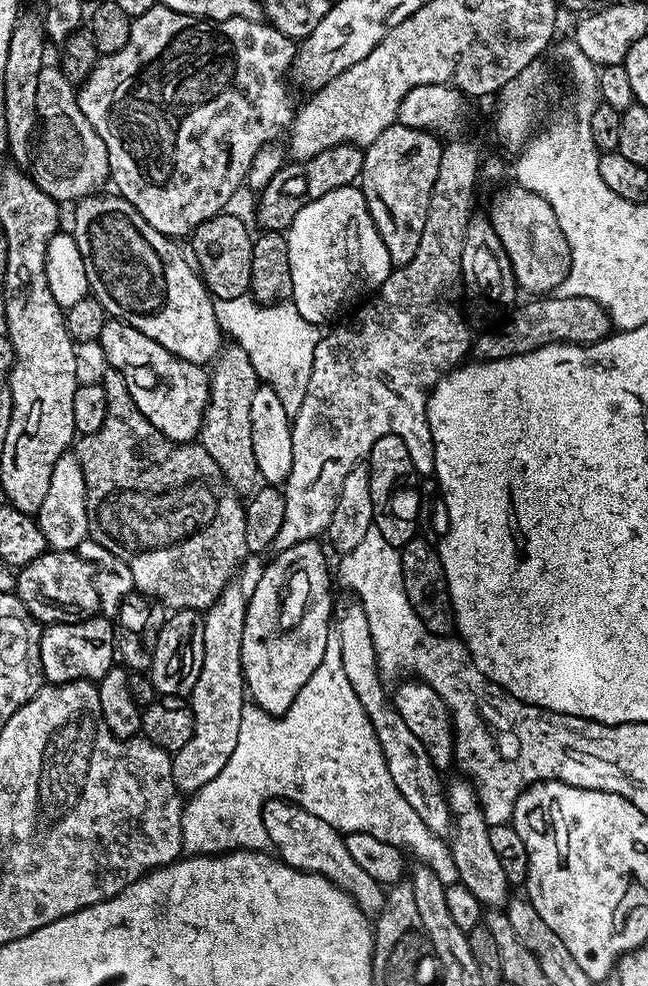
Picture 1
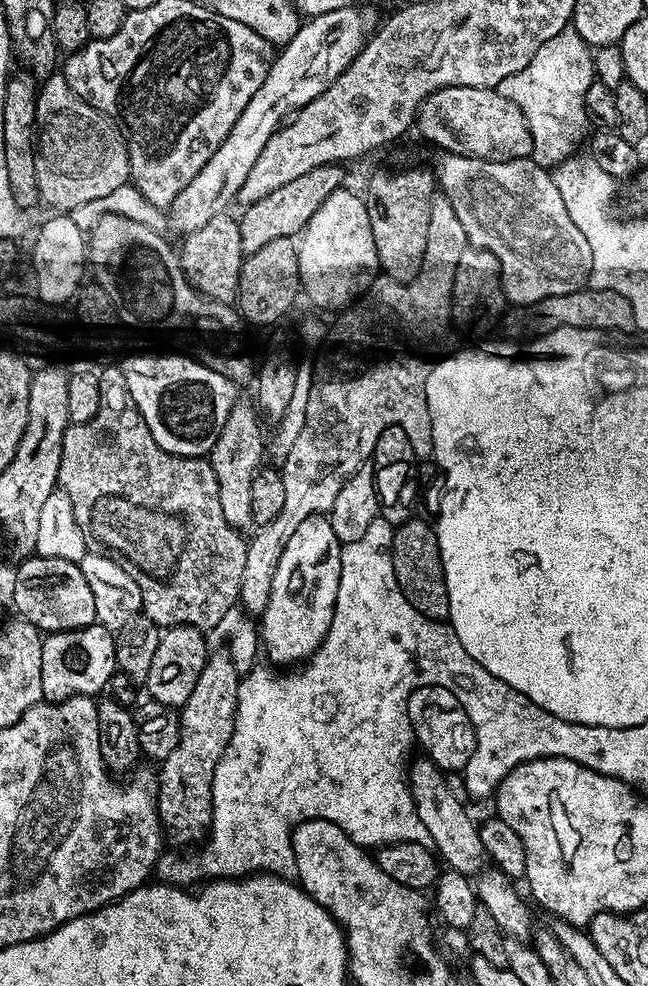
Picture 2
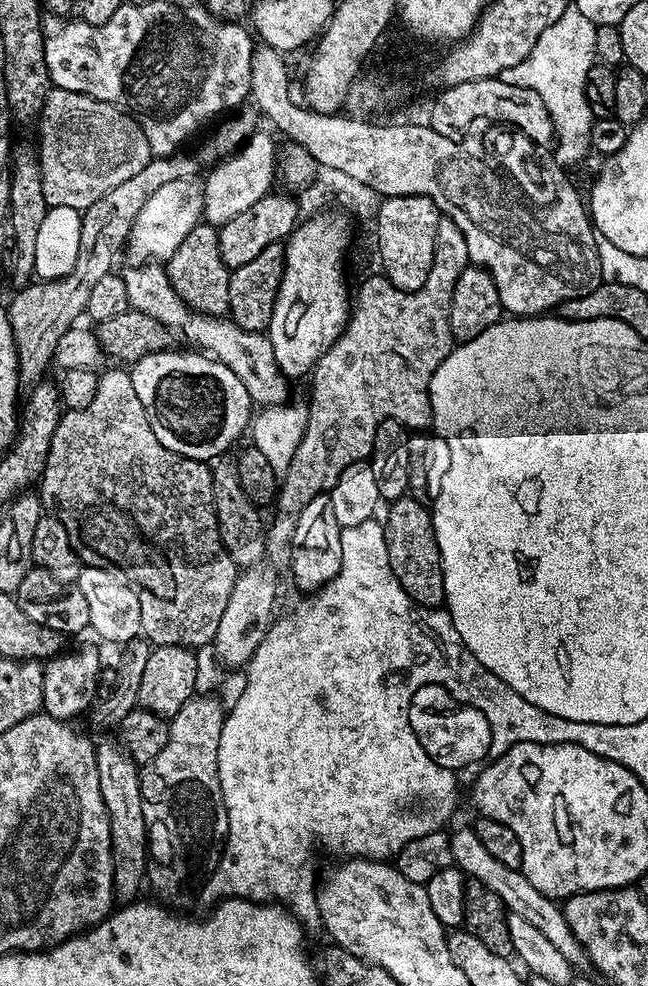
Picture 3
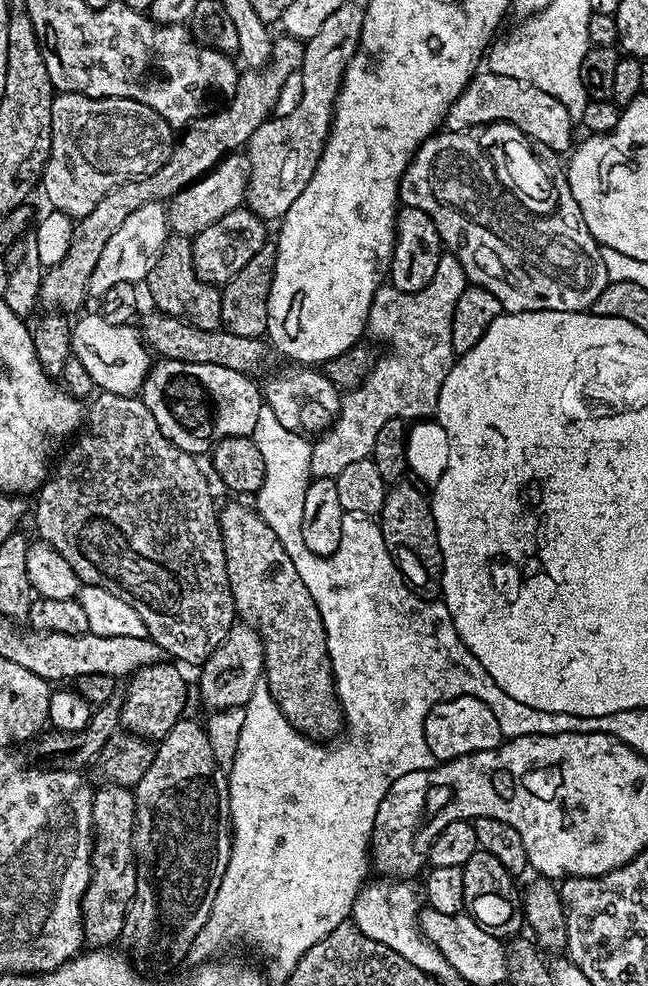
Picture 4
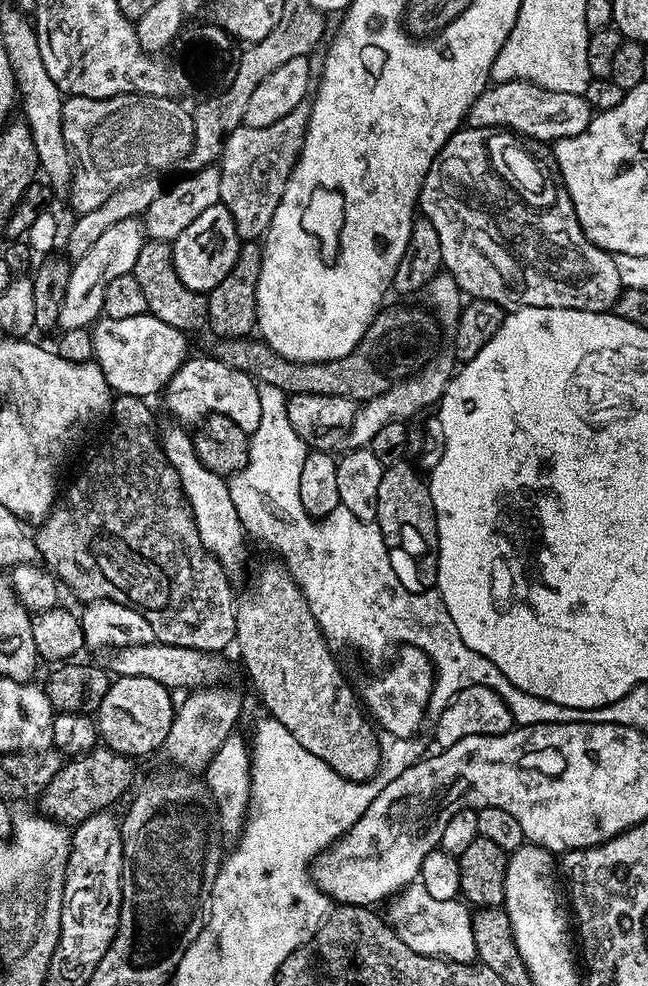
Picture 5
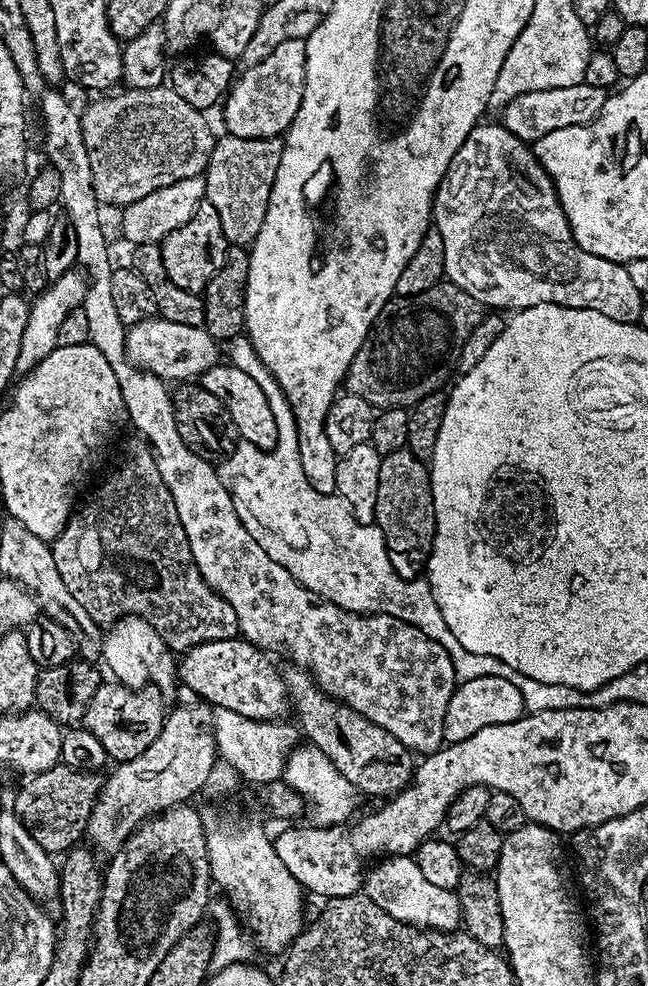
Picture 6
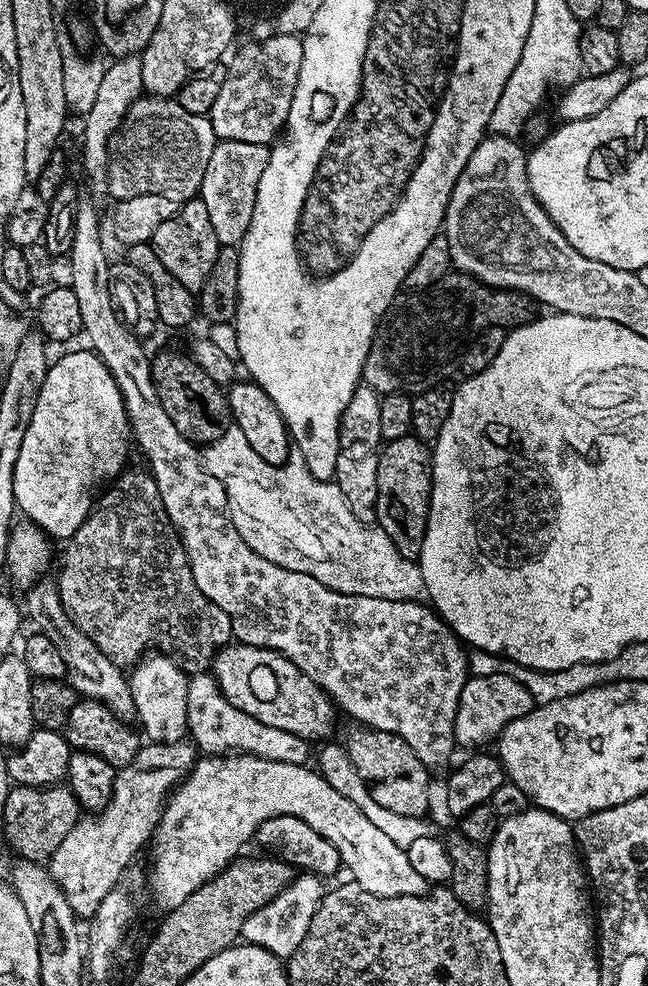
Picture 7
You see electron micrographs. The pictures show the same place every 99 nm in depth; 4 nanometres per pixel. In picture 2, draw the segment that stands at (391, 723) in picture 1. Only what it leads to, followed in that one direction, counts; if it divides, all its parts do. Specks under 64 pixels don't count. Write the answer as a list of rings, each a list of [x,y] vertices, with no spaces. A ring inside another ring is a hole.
[[[413,759],[407,769],[407,784],[413,796],[418,818],[429,831],[432,839],[431,847],[451,871],[465,874],[479,873],[482,868],[480,863],[485,863],[486,857],[477,821],[475,819],[472,821],[472,816],[464,809],[463,802],[452,793],[452,788],[448,785],[449,777],[431,760],[419,759],[416,761]]]

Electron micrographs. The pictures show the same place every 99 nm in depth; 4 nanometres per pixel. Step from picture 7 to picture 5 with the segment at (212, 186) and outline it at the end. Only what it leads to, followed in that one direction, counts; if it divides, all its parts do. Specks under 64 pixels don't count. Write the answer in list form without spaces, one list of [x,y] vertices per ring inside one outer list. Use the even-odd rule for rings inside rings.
[[[305,102],[270,126],[235,128],[224,143],[218,161],[220,203],[230,210],[230,218],[234,218],[241,241],[259,241],[268,231],[274,210],[278,210],[278,202],[282,202],[282,190],[286,190],[288,175],[300,156],[311,109],[311,103]]]

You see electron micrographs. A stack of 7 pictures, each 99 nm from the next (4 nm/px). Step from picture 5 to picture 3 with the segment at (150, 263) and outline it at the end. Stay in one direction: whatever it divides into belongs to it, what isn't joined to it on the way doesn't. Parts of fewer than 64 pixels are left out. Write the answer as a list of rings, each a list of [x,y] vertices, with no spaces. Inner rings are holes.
[[[207,222],[196,224],[166,262],[170,286],[174,286],[178,298],[182,298],[182,302],[186,302],[186,306],[196,314],[223,317],[228,311],[230,270],[220,257],[219,237],[217,225]]]

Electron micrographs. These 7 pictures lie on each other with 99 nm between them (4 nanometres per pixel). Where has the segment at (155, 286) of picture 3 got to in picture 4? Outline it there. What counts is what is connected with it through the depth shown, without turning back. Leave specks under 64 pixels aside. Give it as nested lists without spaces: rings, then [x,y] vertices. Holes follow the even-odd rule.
[[[288,366],[281,376],[276,376],[262,388],[263,403],[274,410],[274,418],[286,426],[286,430],[301,434],[319,434],[331,428],[340,413],[341,389],[328,381],[323,371],[312,366]]]

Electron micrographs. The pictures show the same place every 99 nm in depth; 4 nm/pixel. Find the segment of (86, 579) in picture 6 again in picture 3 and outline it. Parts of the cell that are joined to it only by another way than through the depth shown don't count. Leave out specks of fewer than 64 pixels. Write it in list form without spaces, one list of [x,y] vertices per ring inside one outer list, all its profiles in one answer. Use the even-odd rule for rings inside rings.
[[[124,366],[114,367],[116,368],[110,369],[109,372],[99,373],[98,390],[90,401],[90,406],[86,406],[86,410],[67,410],[61,415],[44,463],[44,475],[38,481],[40,503],[60,519],[62,526],[66,526],[66,534],[70,534],[70,544],[76,551],[76,557],[80,559],[81,565],[89,568],[111,568],[121,573],[129,572],[133,576],[131,579],[142,589],[140,592],[142,606],[140,631],[153,645],[174,646],[177,644],[183,648],[200,650],[215,641],[218,622],[222,622],[222,610],[226,610],[226,602],[230,602],[230,590],[234,590],[234,582],[238,575],[238,565],[232,561],[230,554],[224,549],[224,543],[220,541],[220,527],[216,521],[216,503],[212,497],[212,469],[205,461],[174,454],[174,450],[166,450],[166,446],[158,442],[154,430],[150,430],[150,418],[146,418],[146,410],[134,390],[131,371]]]

